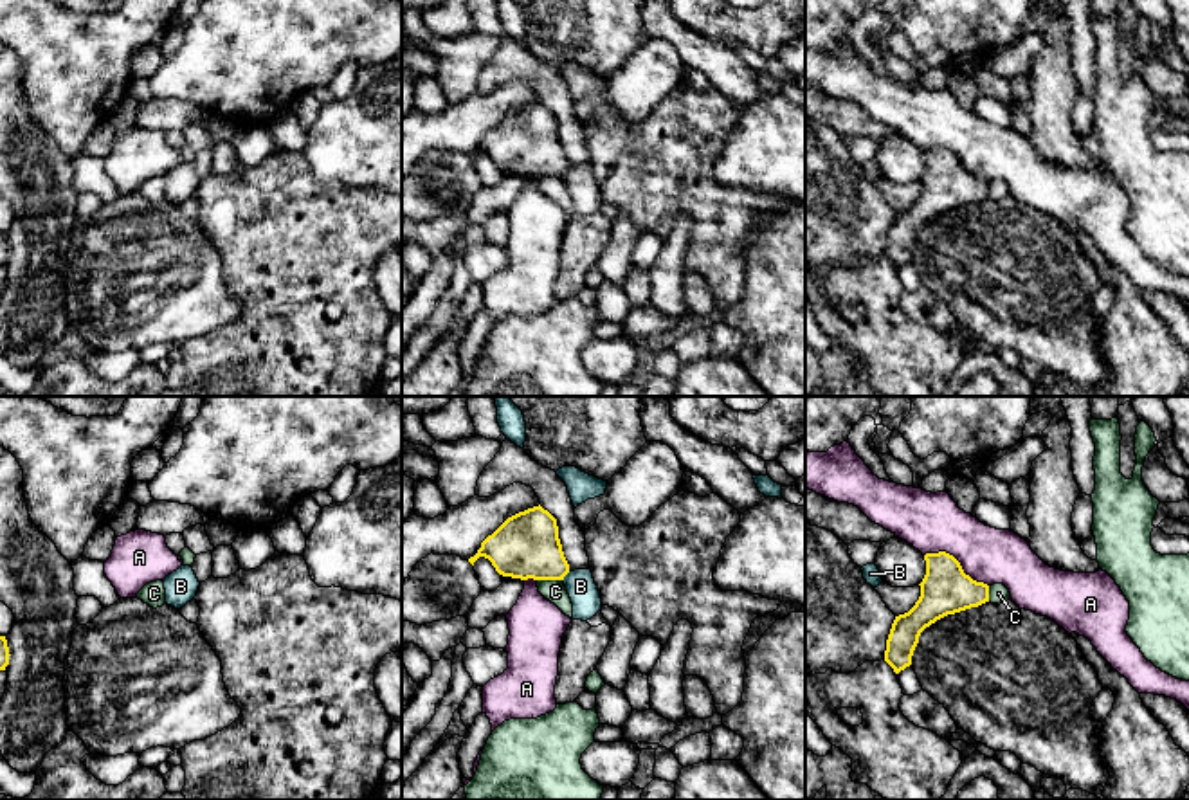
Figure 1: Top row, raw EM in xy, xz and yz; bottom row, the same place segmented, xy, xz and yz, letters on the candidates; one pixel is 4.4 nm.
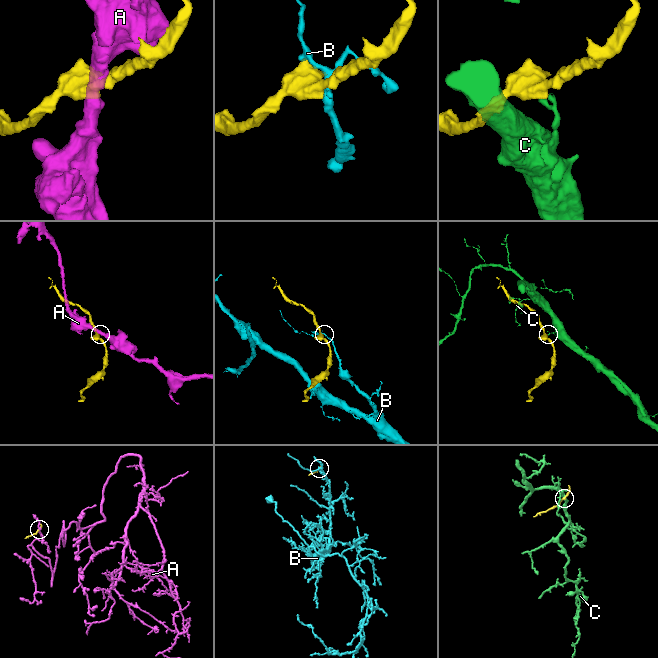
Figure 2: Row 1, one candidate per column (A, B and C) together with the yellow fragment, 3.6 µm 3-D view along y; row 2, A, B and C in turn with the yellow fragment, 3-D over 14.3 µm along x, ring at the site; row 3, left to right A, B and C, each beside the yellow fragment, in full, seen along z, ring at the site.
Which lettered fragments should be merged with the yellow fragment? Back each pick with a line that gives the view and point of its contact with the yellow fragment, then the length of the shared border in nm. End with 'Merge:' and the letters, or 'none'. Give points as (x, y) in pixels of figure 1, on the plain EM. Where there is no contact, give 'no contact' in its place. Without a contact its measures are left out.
Merge: none

